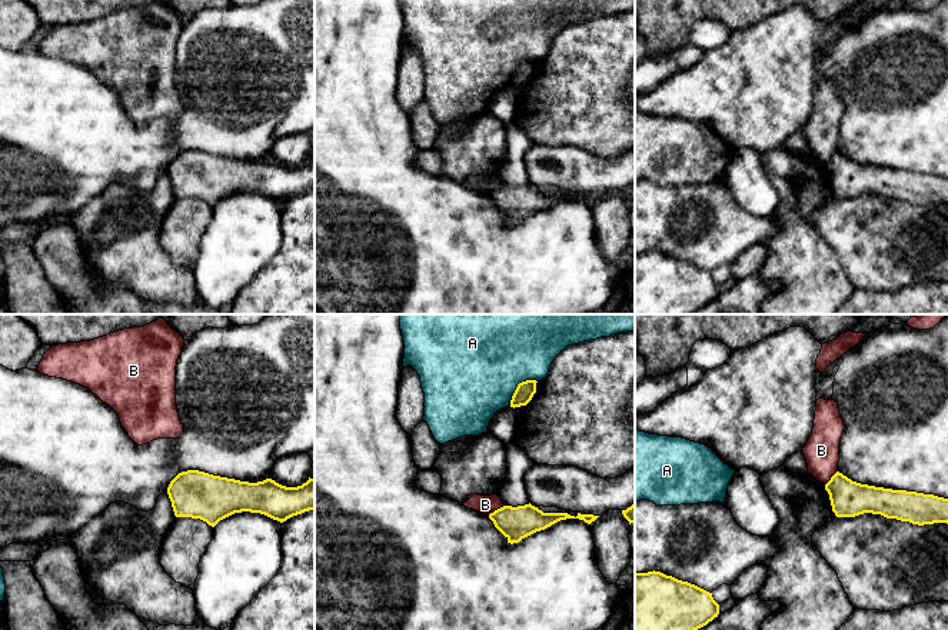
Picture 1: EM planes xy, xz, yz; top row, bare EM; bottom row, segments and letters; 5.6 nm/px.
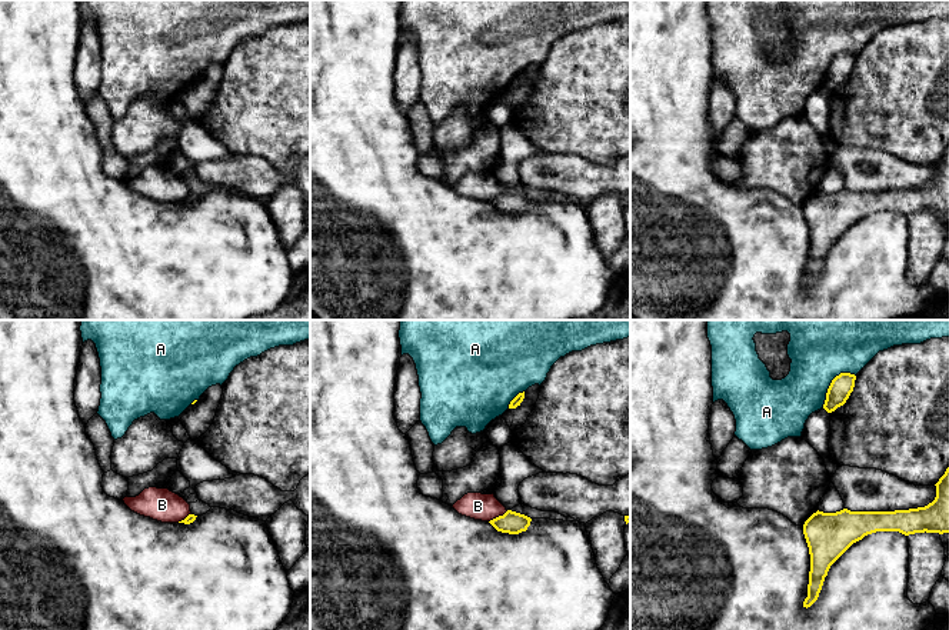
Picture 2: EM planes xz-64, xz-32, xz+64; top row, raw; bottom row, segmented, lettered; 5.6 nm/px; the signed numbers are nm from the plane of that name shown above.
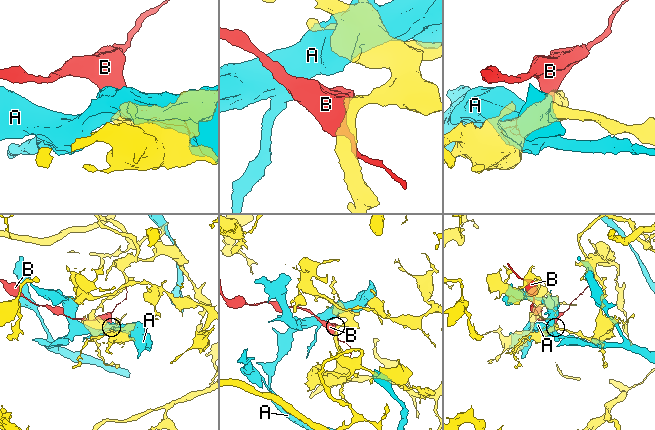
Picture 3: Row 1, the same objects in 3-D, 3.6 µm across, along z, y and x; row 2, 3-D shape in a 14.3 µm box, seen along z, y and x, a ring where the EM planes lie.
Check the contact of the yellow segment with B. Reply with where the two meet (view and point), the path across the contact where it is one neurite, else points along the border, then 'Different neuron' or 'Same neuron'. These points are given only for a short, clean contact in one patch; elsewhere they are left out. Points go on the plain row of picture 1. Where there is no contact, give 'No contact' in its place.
Touches yellow at xz (495, 190). Boundary: xz (504, 184), (488, 194). Different neuron

